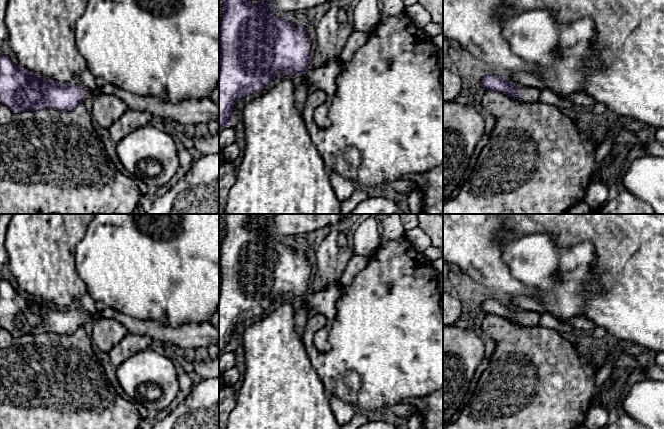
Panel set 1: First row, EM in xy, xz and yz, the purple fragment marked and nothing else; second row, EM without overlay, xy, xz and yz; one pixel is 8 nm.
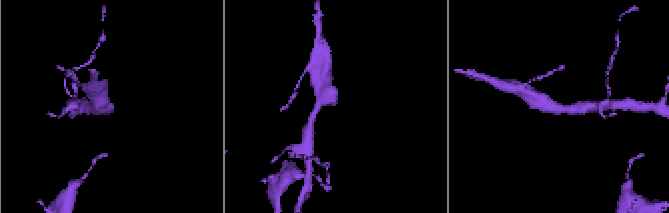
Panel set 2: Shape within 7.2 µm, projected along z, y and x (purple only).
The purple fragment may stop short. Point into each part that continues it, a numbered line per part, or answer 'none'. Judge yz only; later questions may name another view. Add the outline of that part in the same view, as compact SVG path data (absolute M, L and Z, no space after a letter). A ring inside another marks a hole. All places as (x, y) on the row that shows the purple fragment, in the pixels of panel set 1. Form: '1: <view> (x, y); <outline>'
1: yz (529, 95); M521 86L520 87L521 101L524 104L532 104L539 101L540 90L534 87Z

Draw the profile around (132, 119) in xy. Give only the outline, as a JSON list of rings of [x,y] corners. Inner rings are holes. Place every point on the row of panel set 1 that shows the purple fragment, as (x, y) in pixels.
[[[127,109],[109,128],[109,136],[116,142],[120,142],[126,135],[135,129],[150,124],[153,119],[147,111]]]

